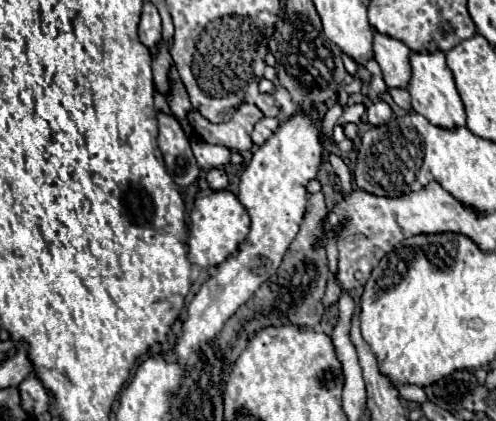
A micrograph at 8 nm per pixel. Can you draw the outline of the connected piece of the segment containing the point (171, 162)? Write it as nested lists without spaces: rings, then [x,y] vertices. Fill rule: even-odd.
[[[158,112],[158,126],[158,146],[162,150],[170,176],[178,186],[190,186],[200,174],[200,168],[190,148],[190,140],[186,138],[180,122],[172,114]]]

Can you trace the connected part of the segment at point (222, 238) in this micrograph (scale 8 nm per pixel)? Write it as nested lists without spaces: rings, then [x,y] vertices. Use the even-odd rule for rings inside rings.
[[[202,190],[190,212],[190,238],[188,238],[188,260],[200,268],[216,268],[230,254],[236,252],[238,244],[248,236],[250,218],[238,198],[228,190]]]

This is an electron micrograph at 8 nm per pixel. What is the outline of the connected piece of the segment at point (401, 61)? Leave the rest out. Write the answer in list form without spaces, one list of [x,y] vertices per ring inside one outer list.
[[[374,34],[374,60],[380,64],[388,88],[408,88],[410,82],[410,48],[384,34]]]

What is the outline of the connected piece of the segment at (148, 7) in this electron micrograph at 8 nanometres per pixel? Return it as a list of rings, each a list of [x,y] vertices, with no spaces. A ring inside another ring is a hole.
[[[144,2],[142,18],[140,18],[140,24],[138,24],[140,42],[144,46],[152,48],[160,40],[160,32],[162,32],[162,26],[160,26],[160,14],[158,14],[156,6],[152,2]]]

